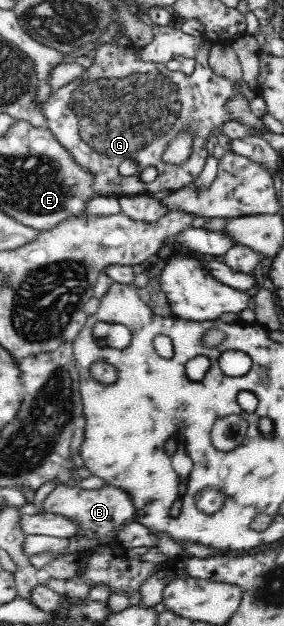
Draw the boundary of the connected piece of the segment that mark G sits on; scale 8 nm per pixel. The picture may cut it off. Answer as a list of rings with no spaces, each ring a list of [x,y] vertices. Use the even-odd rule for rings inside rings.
[[[203,36],[198,44],[196,65],[191,74],[183,71],[171,71],[165,64],[143,62],[136,53],[136,47],[117,47],[113,37],[96,46],[95,54],[89,68],[86,68],[79,78],[65,86],[54,89],[42,106],[47,128],[55,139],[63,145],[73,160],[85,171],[91,174],[92,193],[104,197],[129,197],[133,195],[160,195],[163,192],[179,190],[187,187],[203,170],[209,154],[207,142],[215,130],[221,130],[227,122],[235,120],[229,102],[235,98],[237,83],[217,75],[208,65],[209,54],[214,41]],[[181,127],[195,129],[196,140],[193,154],[187,160],[187,172],[165,172],[167,166],[161,160],[163,149],[175,136]],[[146,166],[156,166],[156,179],[147,184],[139,182],[139,175]]]

